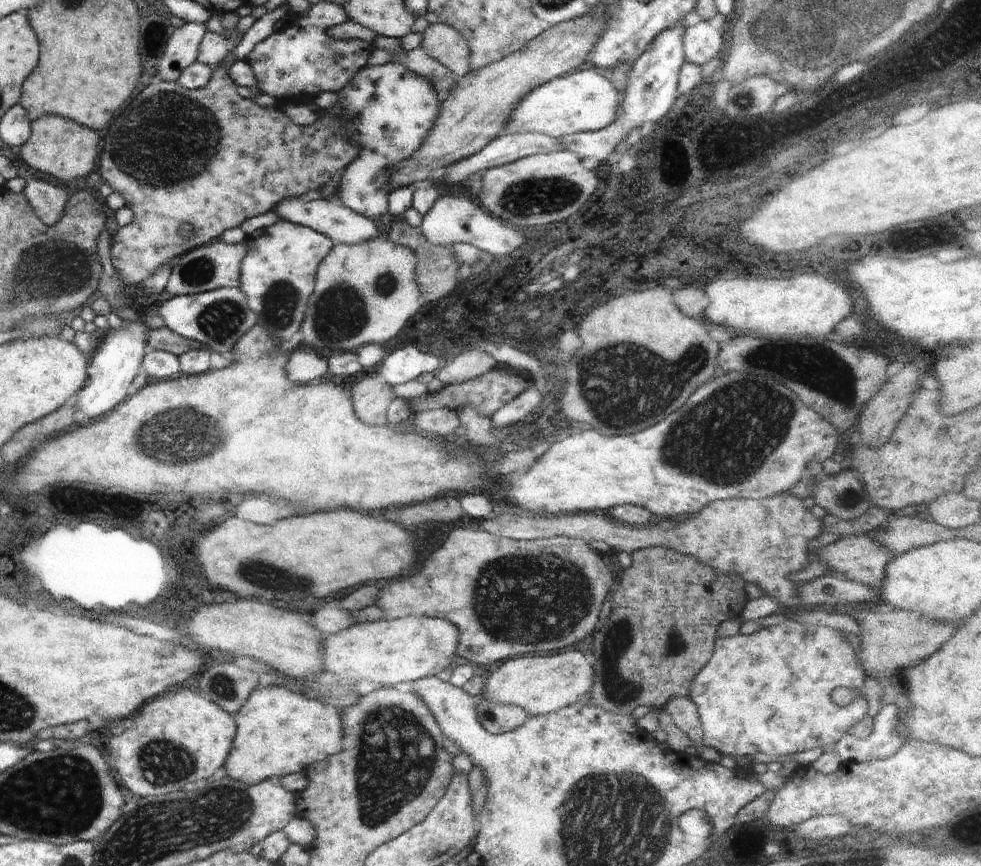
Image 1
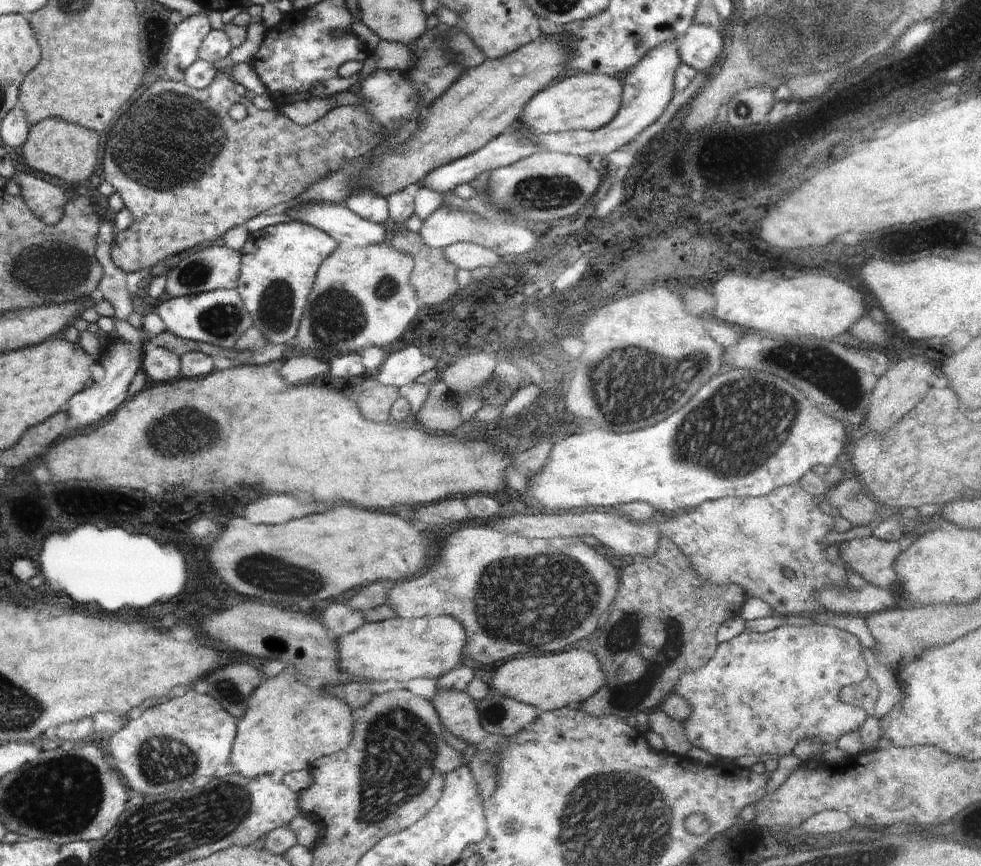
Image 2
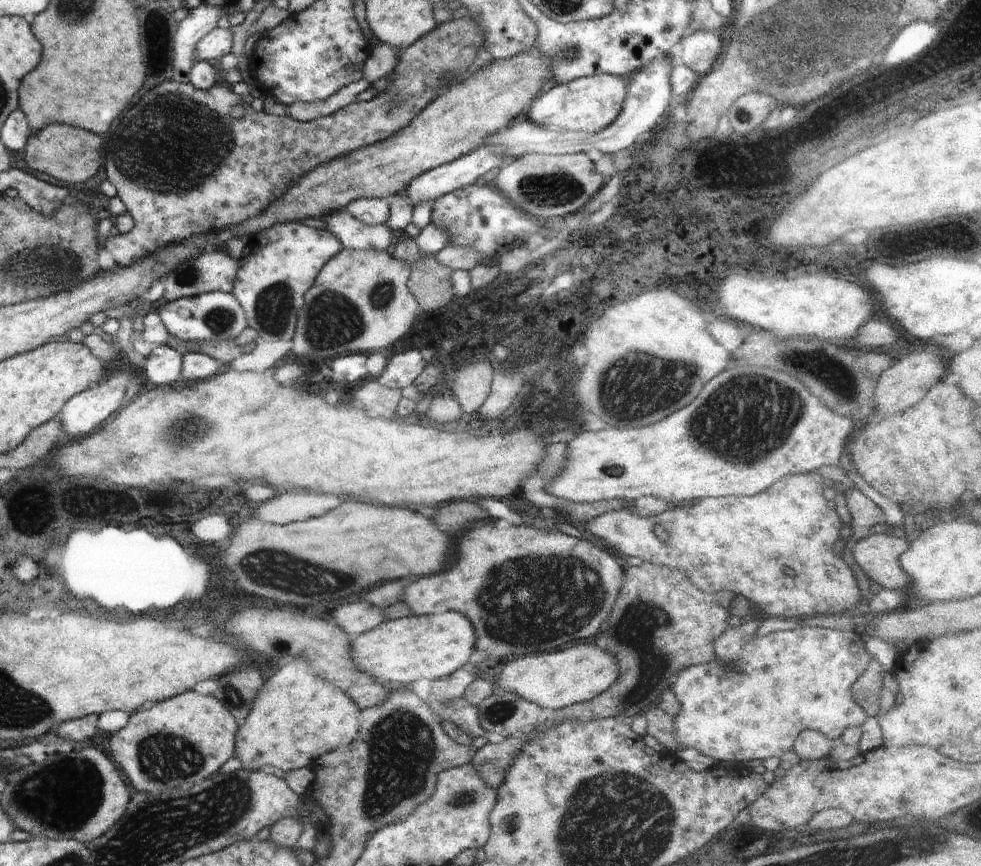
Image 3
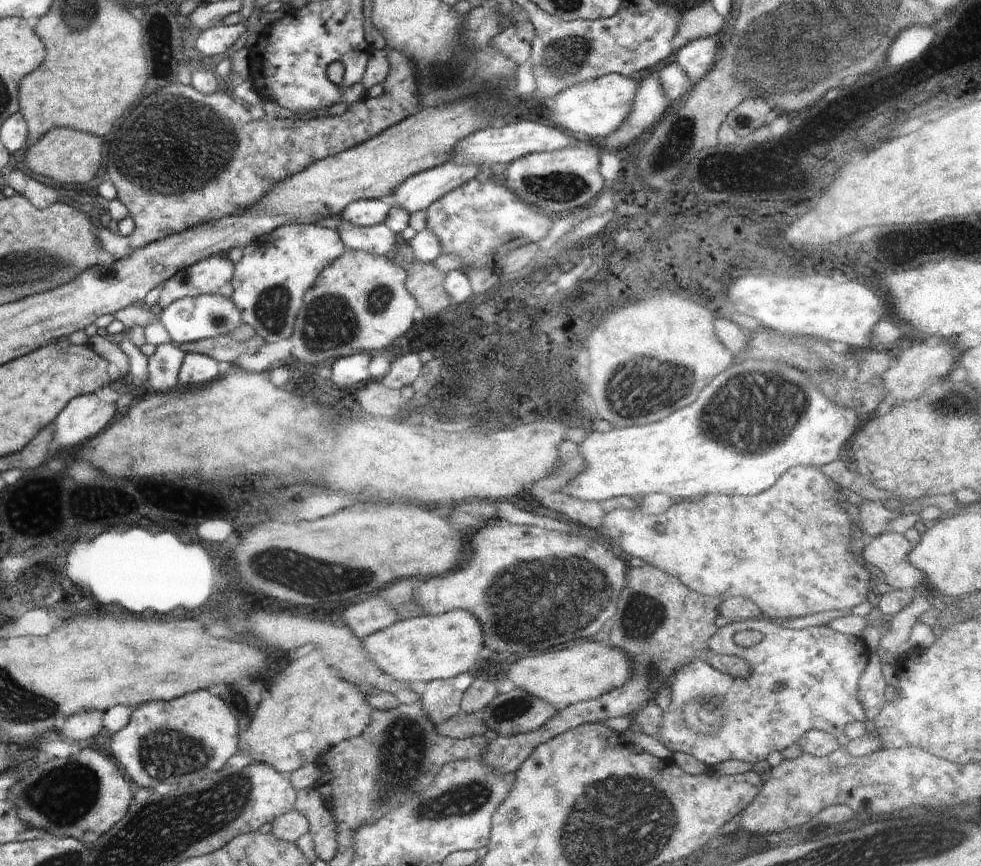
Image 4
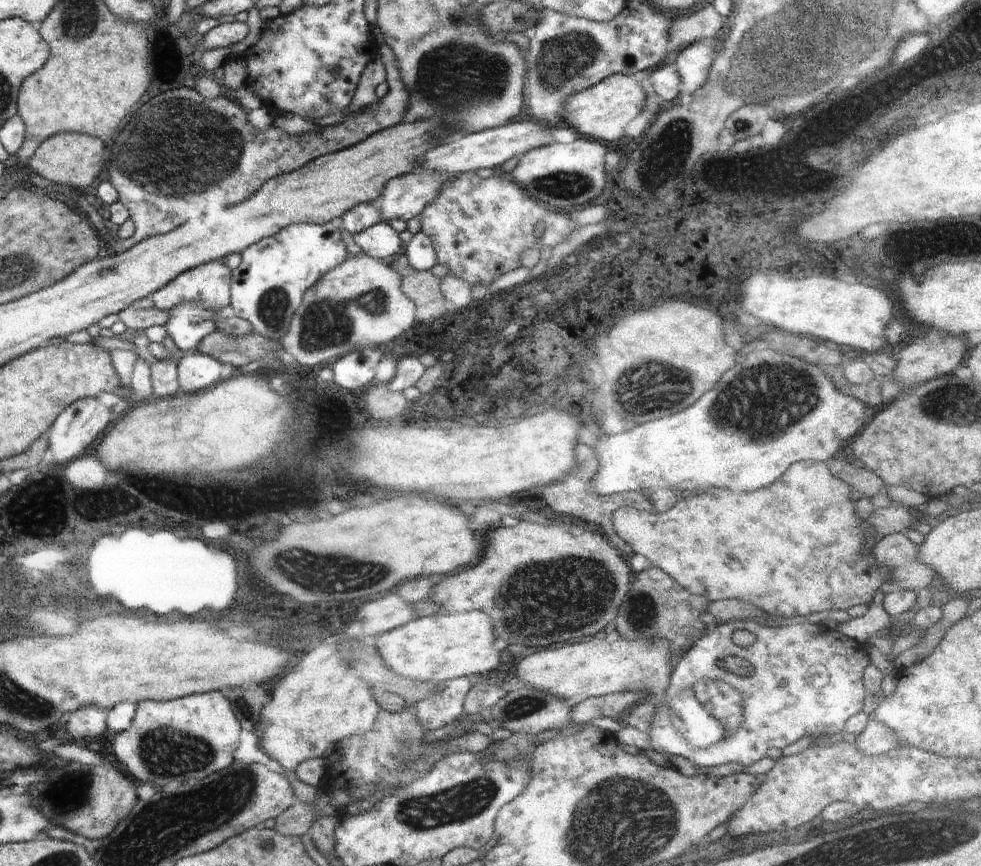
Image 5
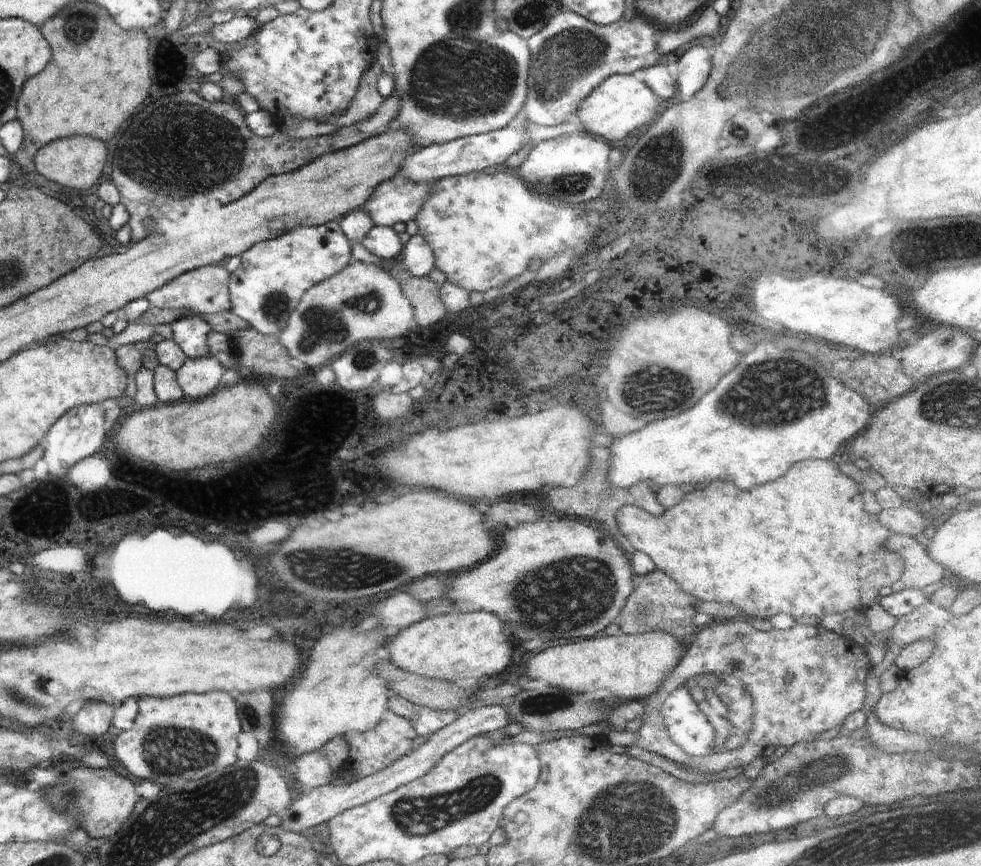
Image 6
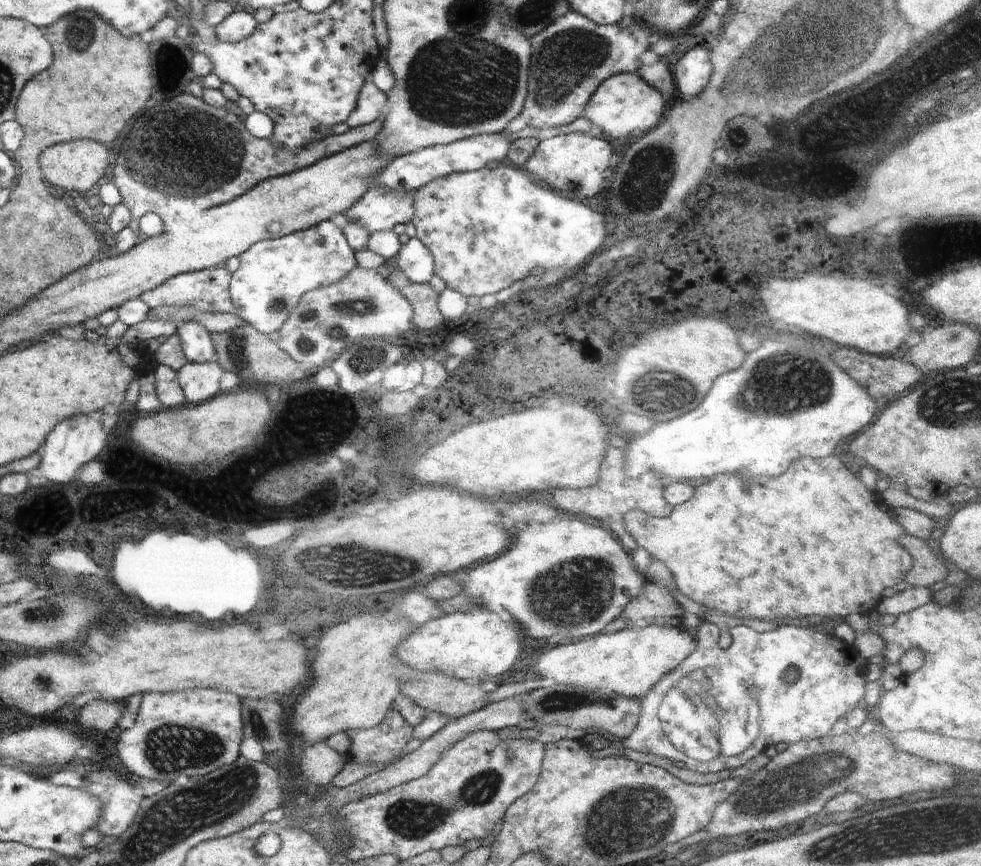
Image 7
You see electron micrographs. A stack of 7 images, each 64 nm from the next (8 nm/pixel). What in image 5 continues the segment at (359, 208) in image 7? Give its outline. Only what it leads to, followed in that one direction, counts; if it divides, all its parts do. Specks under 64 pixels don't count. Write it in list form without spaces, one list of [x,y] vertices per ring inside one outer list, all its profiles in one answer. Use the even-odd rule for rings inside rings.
[[[426,170],[404,174],[386,182],[376,202],[382,222],[387,223],[392,218],[402,218],[407,222],[418,217],[428,204],[432,204],[432,200],[436,200],[442,186],[454,176],[457,174]]]

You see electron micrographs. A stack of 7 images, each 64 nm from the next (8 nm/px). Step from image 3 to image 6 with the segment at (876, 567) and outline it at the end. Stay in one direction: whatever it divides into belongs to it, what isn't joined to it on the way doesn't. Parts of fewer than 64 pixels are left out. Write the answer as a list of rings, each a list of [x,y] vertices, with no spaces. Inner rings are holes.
[[[892,533],[883,544],[883,548],[901,557],[903,569],[899,580],[906,589],[922,590],[924,586],[947,577],[943,568],[928,556],[926,548],[913,537]]]

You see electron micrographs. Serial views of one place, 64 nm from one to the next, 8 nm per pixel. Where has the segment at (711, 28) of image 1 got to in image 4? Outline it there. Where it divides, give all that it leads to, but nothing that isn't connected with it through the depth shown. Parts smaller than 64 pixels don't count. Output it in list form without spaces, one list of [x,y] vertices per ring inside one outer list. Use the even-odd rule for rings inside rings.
[[[703,36],[689,40],[684,46],[678,50],[674,50],[676,54],[676,63],[680,65],[689,76],[691,86],[697,83],[705,74],[713,67],[722,44],[718,39],[714,40],[714,36]]]

